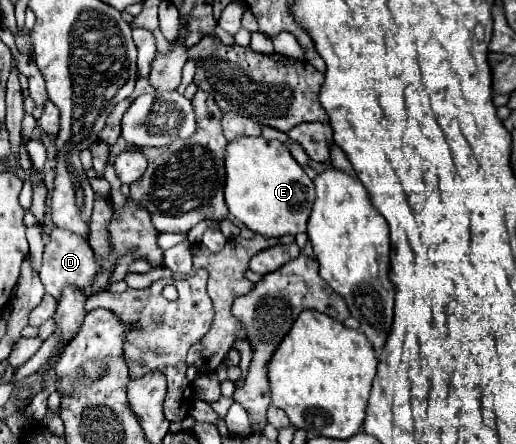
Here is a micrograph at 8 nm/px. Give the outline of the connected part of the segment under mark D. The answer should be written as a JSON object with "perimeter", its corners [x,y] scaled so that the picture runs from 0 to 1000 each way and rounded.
{"perimeter":[[[101,516],[101,525],[89,538],[89,552],[85,552],[81,601],[78,601],[78,628],[81,628],[89,660],[97,660],[101,669],[112,673],[116,655],[128,642],[155,642],[159,651],[171,651],[178,642],[178,628],[186,624],[190,606],[194,601],[182,592],[178,561],[167,538],[159,538],[155,529],[147,529],[140,520],[128,520],[128,516]]]}

